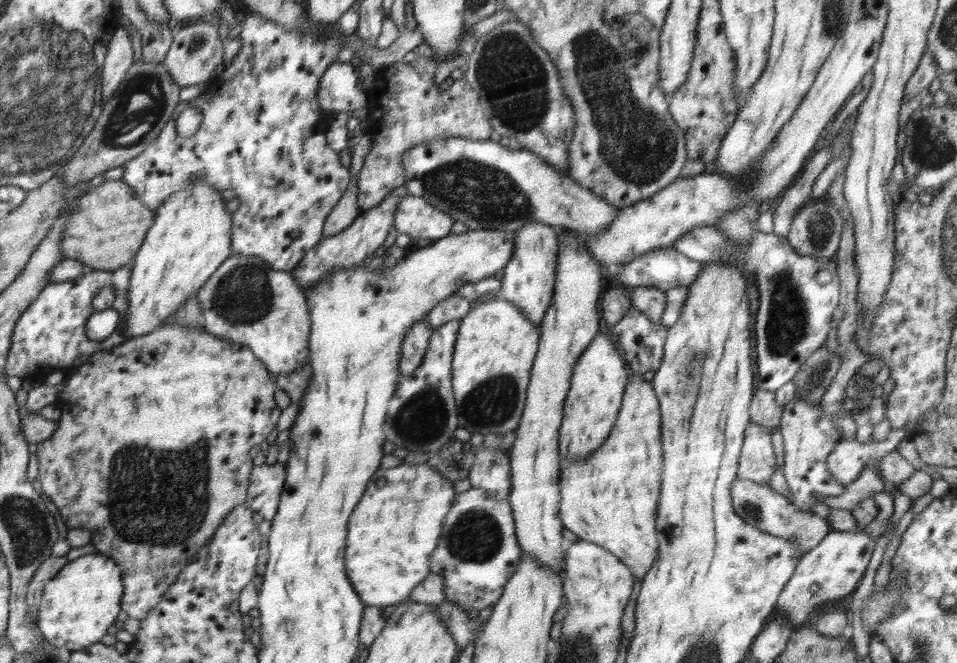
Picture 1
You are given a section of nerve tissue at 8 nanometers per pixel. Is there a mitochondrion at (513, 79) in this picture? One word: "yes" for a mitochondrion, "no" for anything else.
yes

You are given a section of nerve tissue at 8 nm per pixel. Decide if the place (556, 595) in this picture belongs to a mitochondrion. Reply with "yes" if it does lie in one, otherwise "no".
no

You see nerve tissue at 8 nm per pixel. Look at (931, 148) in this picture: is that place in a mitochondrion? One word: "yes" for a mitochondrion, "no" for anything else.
yes

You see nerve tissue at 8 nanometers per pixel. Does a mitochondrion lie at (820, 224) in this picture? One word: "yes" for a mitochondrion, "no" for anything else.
yes

